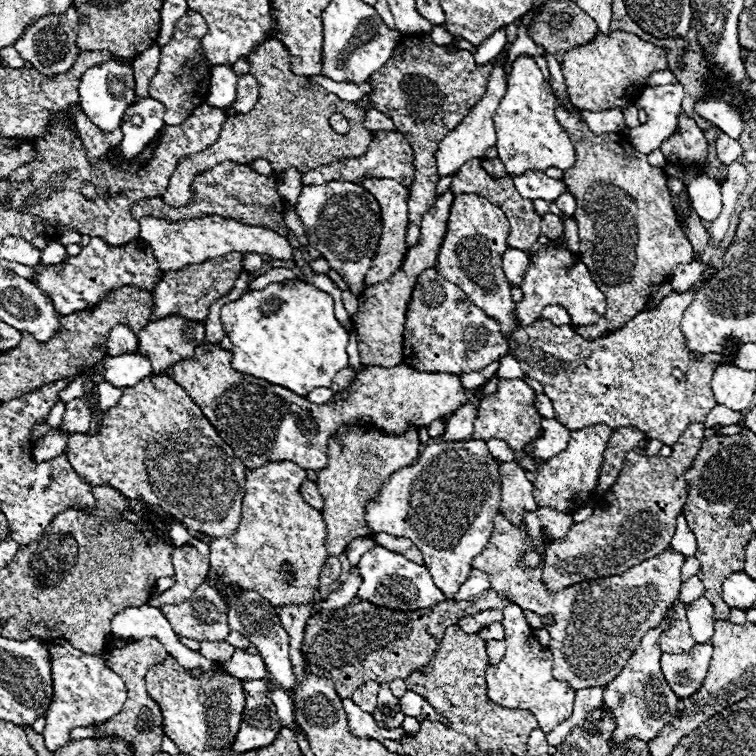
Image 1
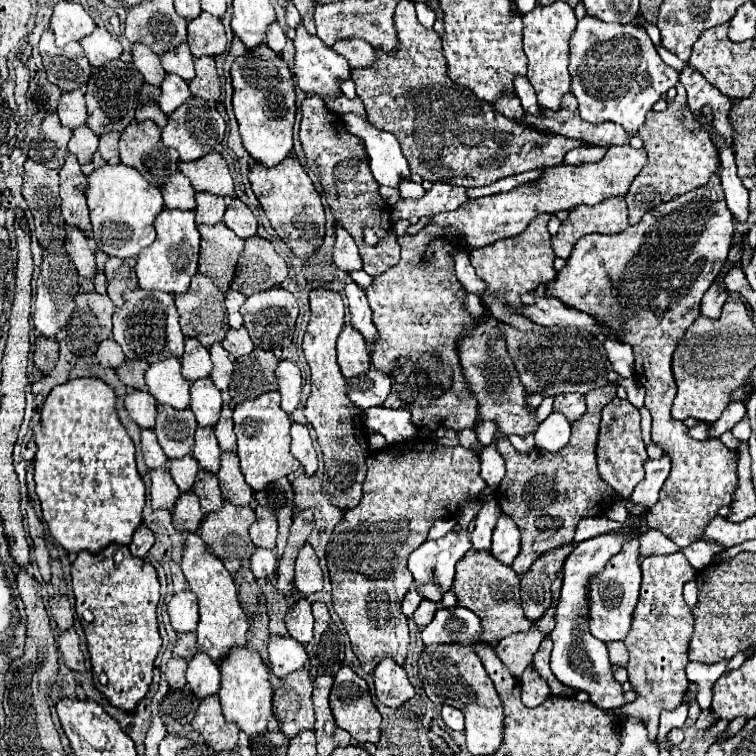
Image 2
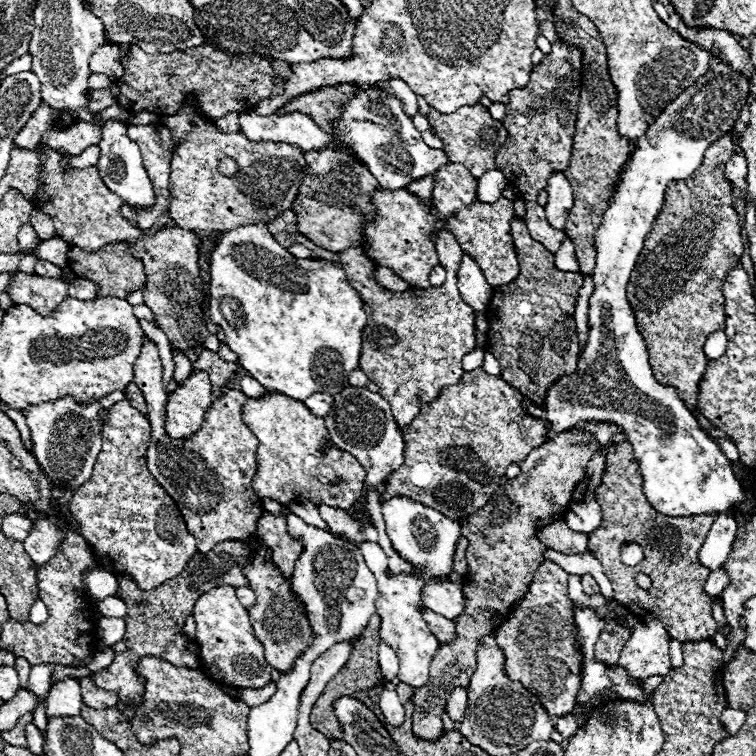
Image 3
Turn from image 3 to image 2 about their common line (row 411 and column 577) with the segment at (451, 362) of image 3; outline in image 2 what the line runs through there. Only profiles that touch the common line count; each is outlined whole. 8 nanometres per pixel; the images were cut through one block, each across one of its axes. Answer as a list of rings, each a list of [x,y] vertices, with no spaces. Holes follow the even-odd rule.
[[[558,394],[554,398],[554,412],[560,412],[566,416],[566,420],[572,424],[586,412],[586,398],[584,394]]]

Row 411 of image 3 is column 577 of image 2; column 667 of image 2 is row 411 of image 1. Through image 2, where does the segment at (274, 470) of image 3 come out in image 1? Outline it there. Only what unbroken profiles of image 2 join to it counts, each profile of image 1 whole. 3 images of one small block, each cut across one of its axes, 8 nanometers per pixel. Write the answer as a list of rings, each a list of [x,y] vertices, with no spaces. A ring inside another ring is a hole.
[[[202,344],[192,360],[176,364],[168,370],[168,376],[200,404],[204,416],[248,470],[282,460],[290,460],[302,470],[324,470],[328,466],[328,438],[336,436],[342,426],[364,426],[402,436],[410,428],[426,428],[430,422],[450,416],[474,394],[474,390],[462,392],[460,376],[416,372],[400,364],[394,368],[368,366],[328,404],[312,404],[286,388],[236,372],[230,362],[230,352],[214,344]],[[520,378],[516,380],[500,380],[500,390],[496,396],[490,396],[482,400],[480,404],[480,416],[474,424],[474,440],[490,440],[498,438],[506,444],[512,444],[516,454],[522,454],[522,448],[536,438],[540,430],[540,414],[534,408],[534,390]]]

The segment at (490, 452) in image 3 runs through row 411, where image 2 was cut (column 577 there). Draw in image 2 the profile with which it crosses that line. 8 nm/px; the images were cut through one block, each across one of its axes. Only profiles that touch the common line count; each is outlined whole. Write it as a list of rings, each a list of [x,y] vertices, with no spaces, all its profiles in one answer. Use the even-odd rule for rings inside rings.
[[[608,384],[586,394],[586,414],[572,424],[570,442],[556,454],[540,452],[534,448],[530,454],[520,454],[508,442],[508,438],[498,438],[500,454],[506,462],[506,476],[496,490],[496,500],[504,514],[508,514],[520,528],[520,554],[512,562],[516,574],[524,574],[530,564],[544,552],[564,546],[574,540],[574,530],[580,518],[604,516],[606,510],[618,500],[612,488],[600,478],[596,466],[596,438],[600,412],[608,400],[616,396],[616,386]]]

